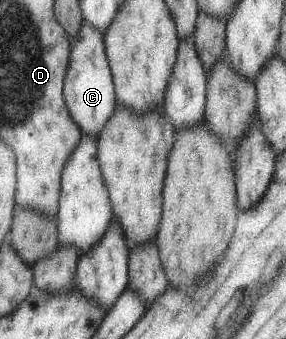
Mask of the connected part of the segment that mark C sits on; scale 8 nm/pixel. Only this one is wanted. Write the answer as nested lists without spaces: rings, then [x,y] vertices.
[[[81,23],[75,38],[71,38],[69,47],[69,63],[62,83],[62,95],[73,123],[81,129],[81,133],[96,137],[105,121],[111,117],[118,103],[114,93],[114,85],[106,58],[103,34],[91,25]]]

